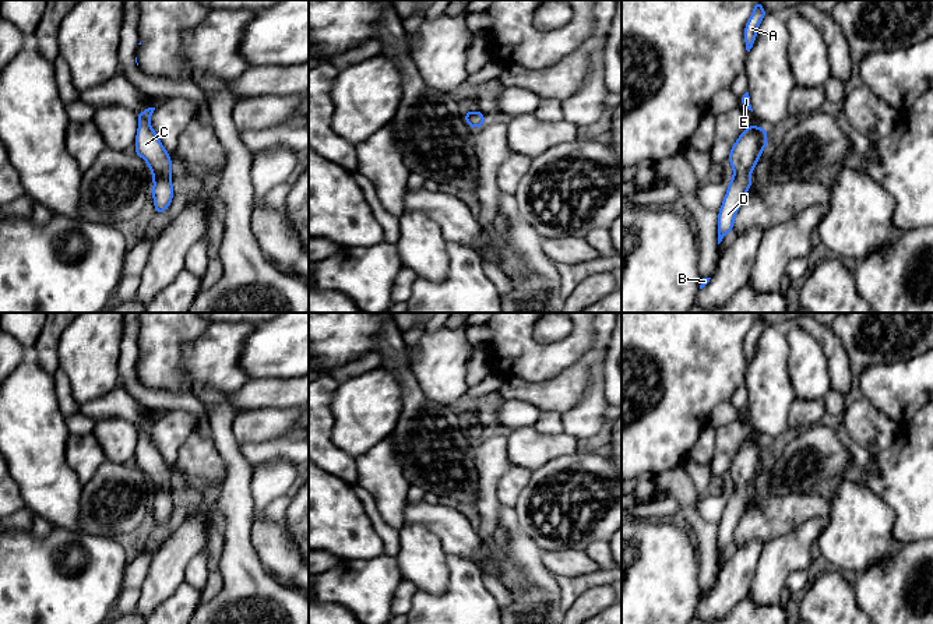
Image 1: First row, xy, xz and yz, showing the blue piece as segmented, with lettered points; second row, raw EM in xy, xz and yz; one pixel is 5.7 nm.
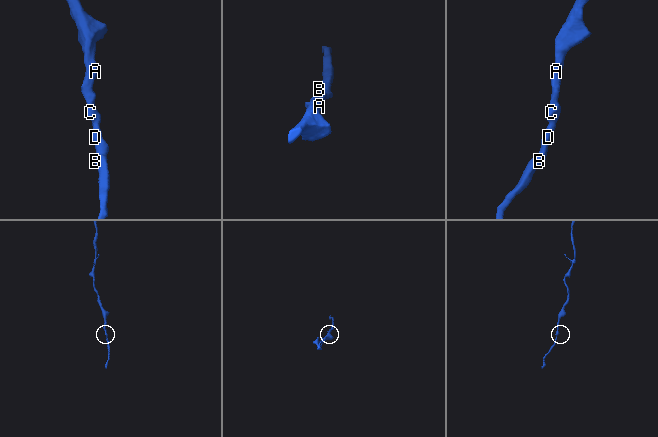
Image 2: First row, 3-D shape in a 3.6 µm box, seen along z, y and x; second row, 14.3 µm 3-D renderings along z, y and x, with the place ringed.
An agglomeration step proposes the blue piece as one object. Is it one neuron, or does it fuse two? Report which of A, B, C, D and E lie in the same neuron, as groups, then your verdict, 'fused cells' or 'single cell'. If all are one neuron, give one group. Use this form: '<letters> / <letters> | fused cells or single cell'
A B C D E | single cell

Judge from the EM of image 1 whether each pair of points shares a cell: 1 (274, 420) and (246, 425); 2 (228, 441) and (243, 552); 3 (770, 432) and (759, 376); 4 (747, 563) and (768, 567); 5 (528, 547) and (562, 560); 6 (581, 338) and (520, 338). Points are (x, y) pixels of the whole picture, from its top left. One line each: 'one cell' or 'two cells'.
1: one cell
2: one cell
3: one cell
4: two cells
5: two cells
6: one cell

